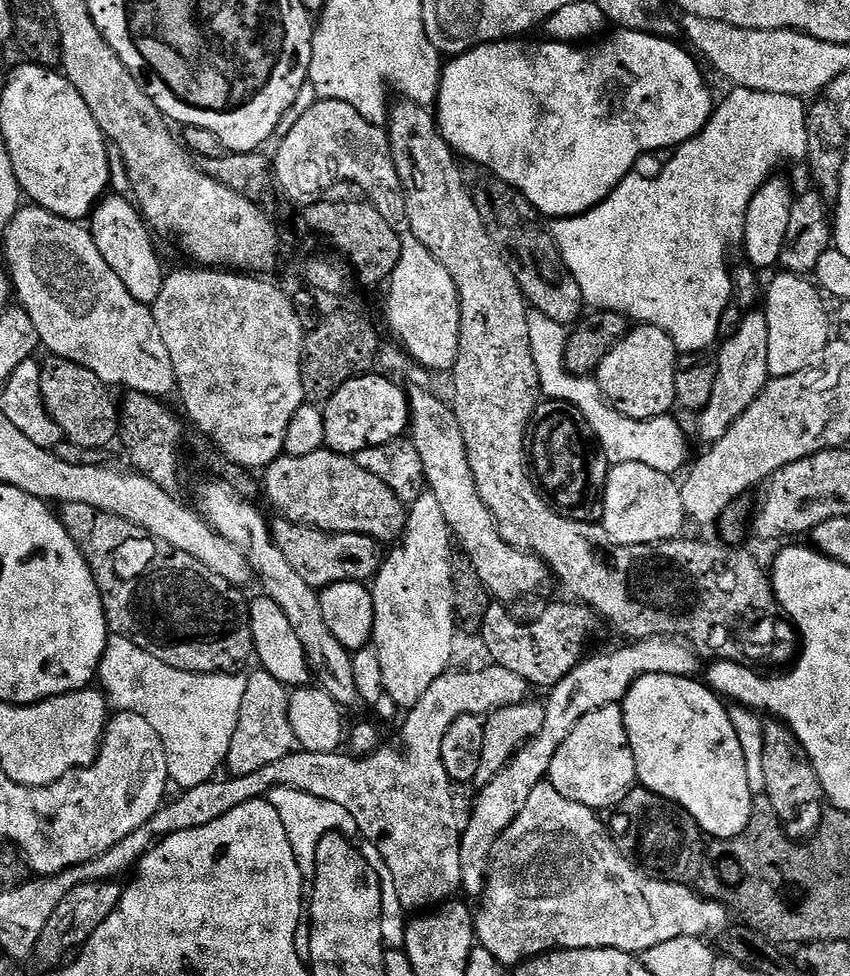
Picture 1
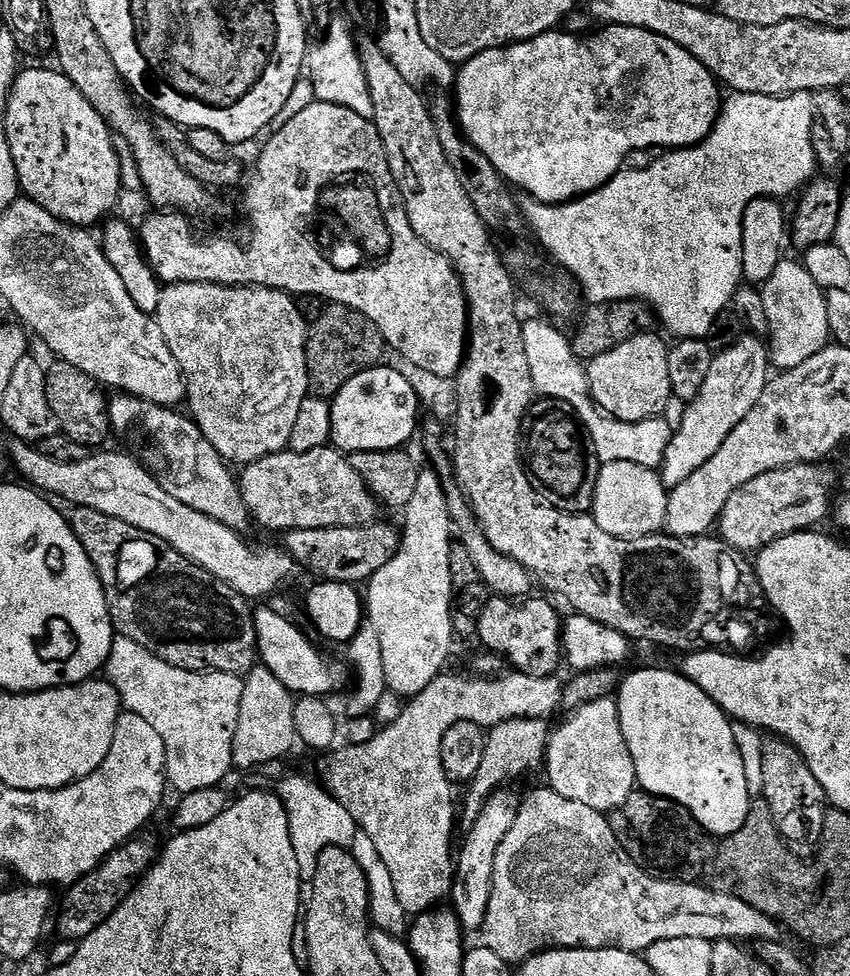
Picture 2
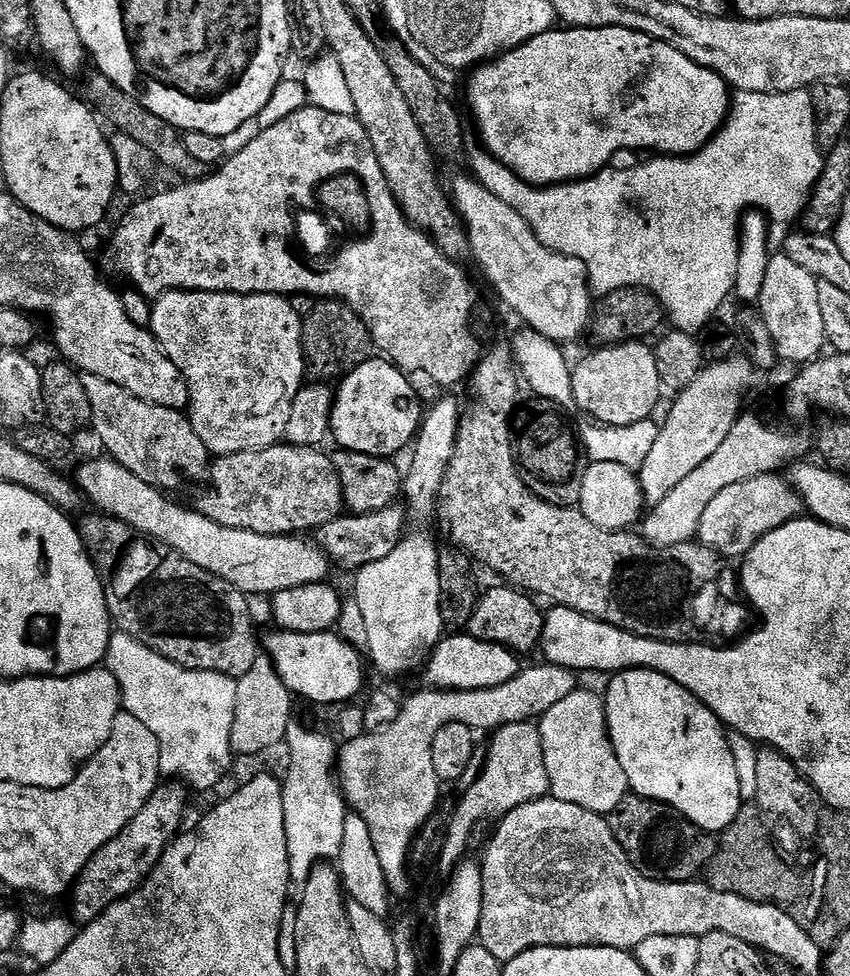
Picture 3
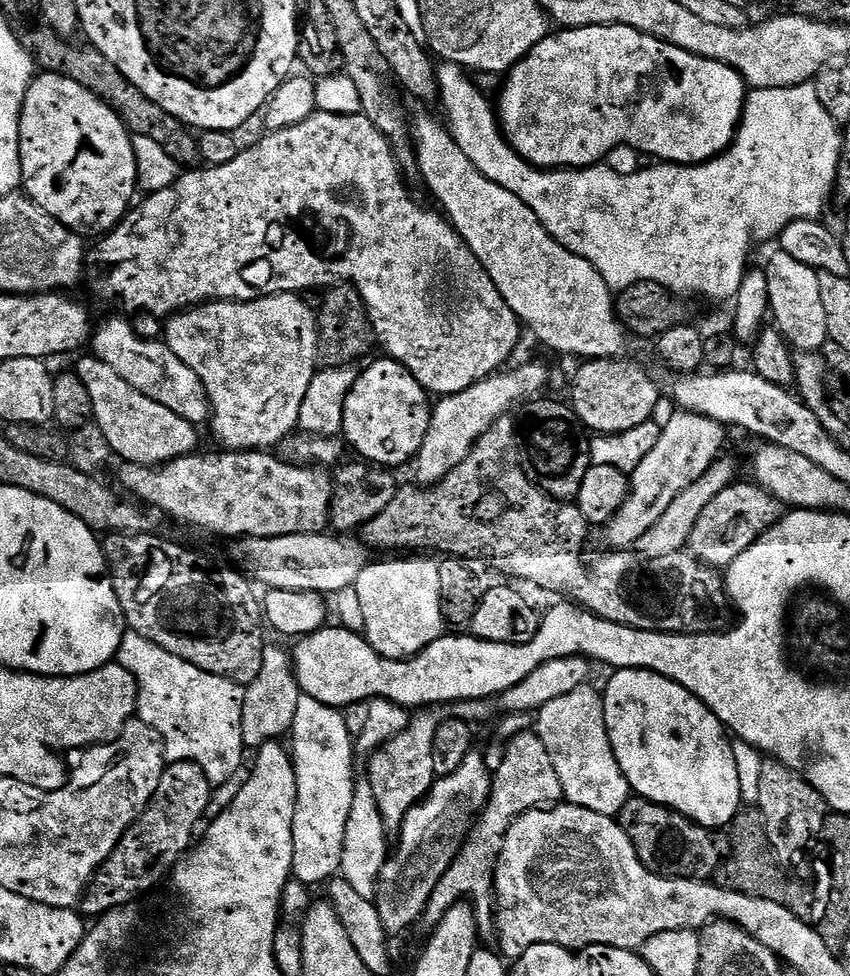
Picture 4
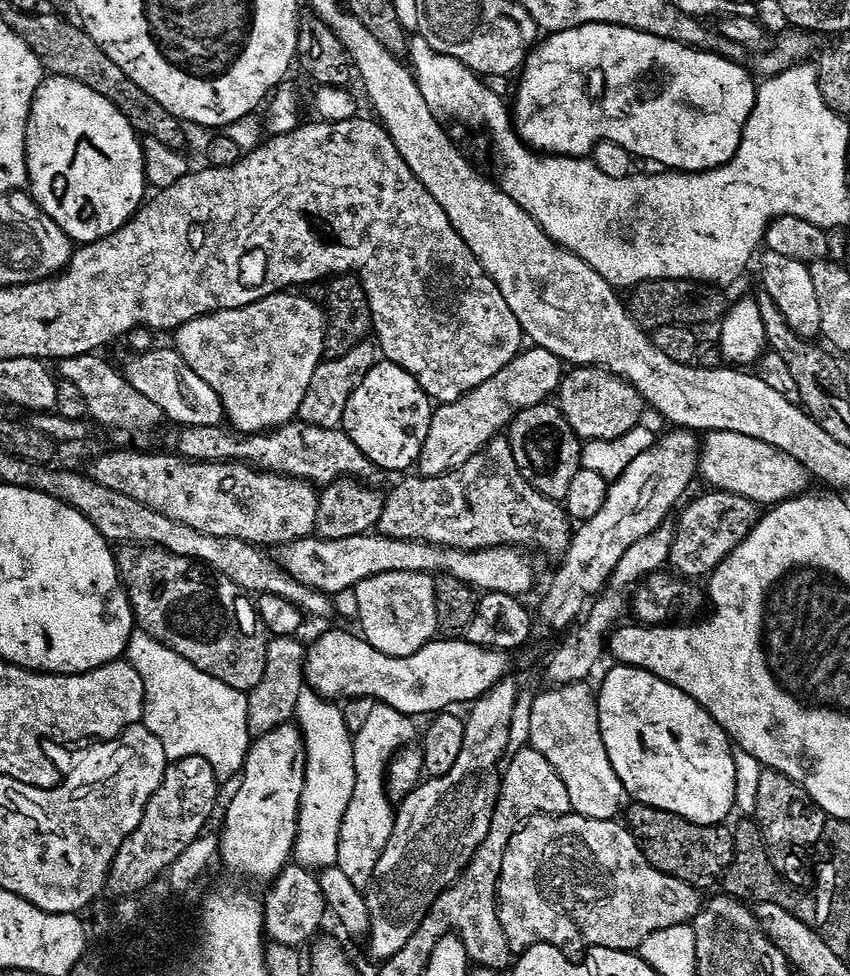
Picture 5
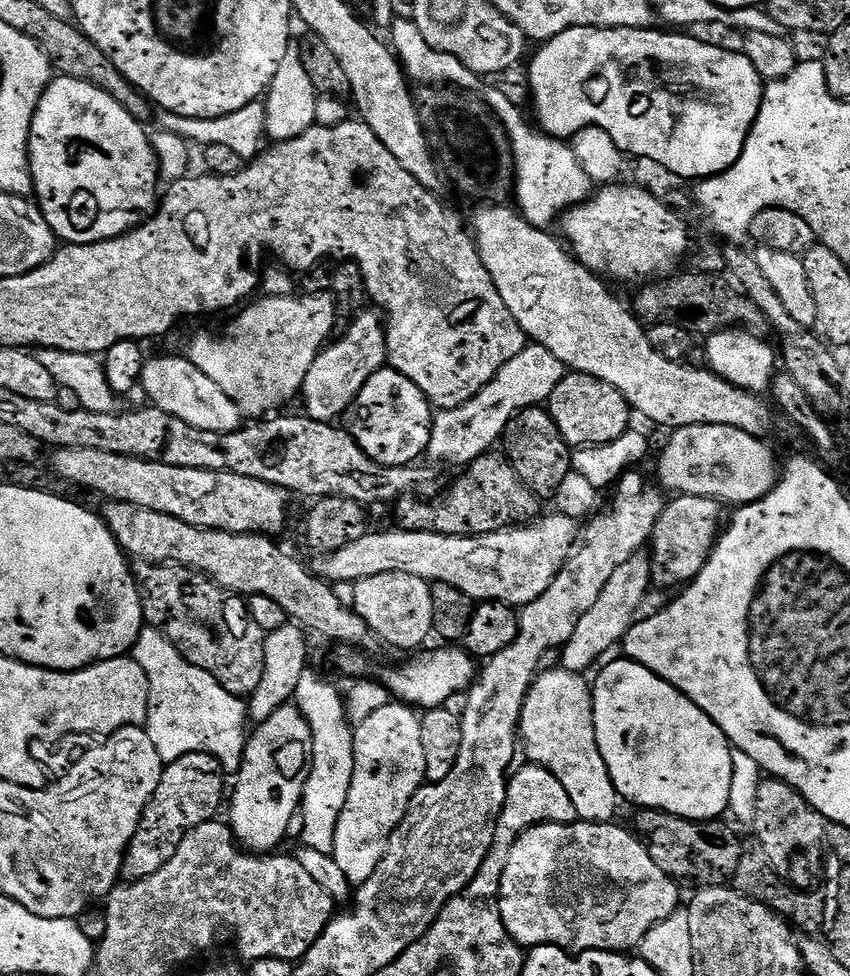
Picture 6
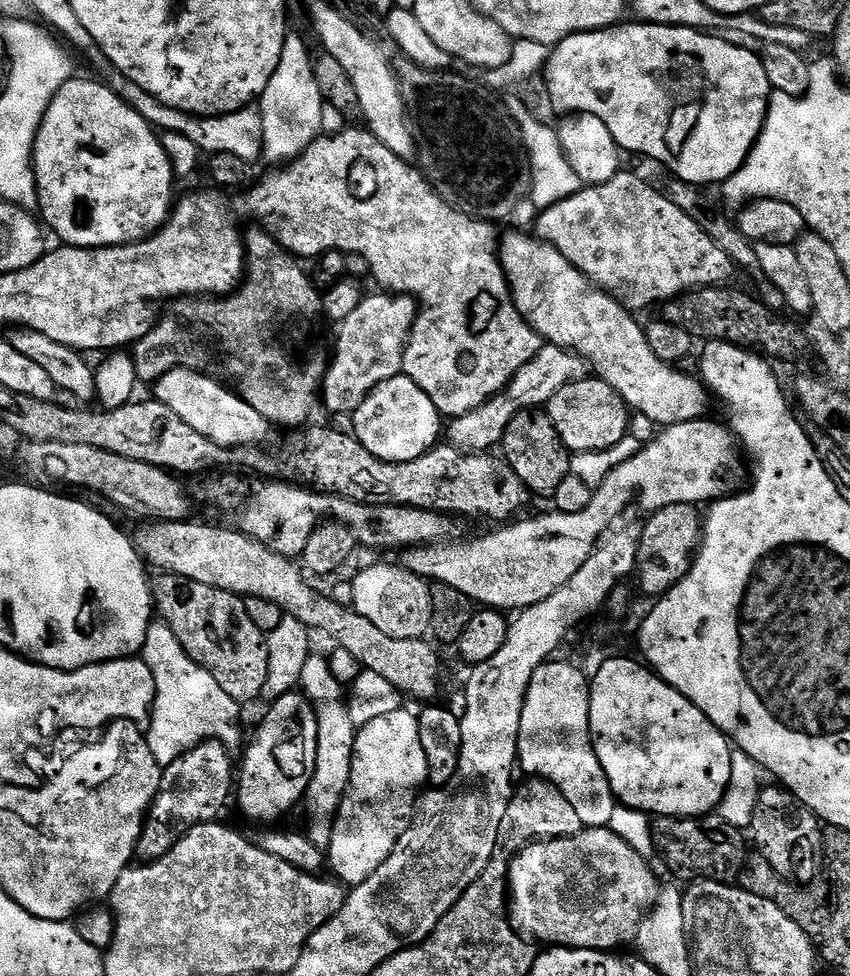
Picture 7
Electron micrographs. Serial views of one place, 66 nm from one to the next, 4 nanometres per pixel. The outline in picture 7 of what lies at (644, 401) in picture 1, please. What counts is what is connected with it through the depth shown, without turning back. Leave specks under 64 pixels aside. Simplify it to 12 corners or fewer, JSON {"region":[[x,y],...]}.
{"region":[[599,378],[575,380],[546,411],[572,454],[623,445],[628,405]]}

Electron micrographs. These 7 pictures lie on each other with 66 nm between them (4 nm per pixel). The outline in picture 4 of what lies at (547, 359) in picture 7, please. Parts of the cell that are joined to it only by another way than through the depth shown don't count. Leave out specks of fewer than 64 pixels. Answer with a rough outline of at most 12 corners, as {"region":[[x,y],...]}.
{"region":[[540,364],[501,370],[435,401],[414,457],[431,486],[548,384]]}

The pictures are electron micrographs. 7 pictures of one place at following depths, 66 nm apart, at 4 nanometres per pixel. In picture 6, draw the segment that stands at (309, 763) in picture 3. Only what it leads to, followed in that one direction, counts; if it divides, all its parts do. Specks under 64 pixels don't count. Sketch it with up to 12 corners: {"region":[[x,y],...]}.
{"region":[[306,670],[294,703],[314,734],[303,847],[332,855],[354,778],[345,697]]}

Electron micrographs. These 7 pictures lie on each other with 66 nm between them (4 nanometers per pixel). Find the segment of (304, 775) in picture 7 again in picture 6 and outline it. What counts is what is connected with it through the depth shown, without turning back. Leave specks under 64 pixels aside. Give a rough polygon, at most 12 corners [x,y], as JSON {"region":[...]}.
{"region":[[295,703],[259,721],[231,793],[233,836],[272,854],[293,831],[314,734]]}

